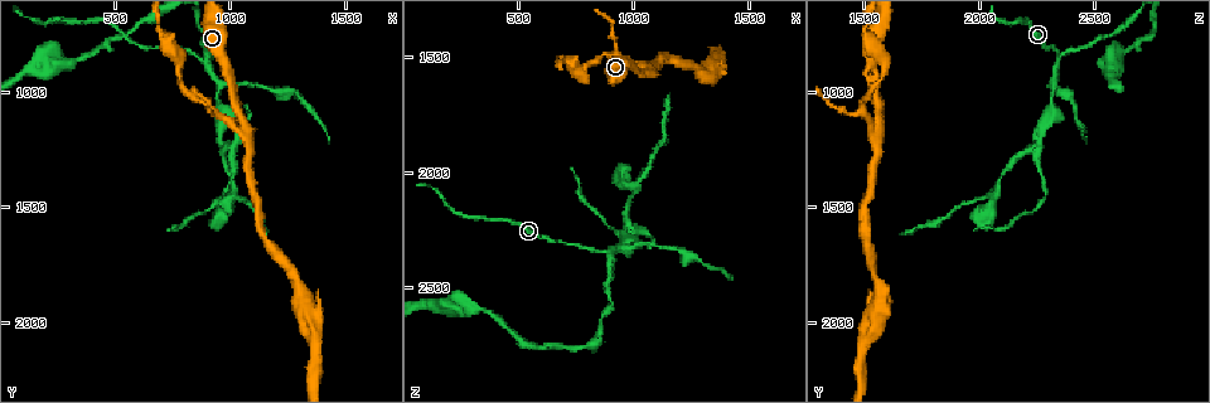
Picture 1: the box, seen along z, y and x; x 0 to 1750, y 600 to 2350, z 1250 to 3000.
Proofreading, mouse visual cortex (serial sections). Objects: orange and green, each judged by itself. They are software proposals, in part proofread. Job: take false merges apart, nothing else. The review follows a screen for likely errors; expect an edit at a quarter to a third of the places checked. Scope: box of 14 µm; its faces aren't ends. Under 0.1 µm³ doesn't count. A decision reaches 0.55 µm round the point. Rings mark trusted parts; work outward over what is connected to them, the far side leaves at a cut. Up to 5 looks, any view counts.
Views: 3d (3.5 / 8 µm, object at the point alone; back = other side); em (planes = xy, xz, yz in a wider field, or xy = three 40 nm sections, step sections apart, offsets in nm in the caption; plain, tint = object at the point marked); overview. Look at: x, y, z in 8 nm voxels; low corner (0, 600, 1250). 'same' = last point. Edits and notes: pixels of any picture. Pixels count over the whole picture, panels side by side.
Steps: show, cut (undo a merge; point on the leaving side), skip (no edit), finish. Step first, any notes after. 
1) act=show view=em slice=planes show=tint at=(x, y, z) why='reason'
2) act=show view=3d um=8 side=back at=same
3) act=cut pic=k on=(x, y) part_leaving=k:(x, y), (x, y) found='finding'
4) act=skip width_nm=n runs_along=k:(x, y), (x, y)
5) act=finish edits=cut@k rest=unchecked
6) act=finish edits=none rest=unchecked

act=show view=3d um=8 at=(880, 850, 2340) why='a fork'

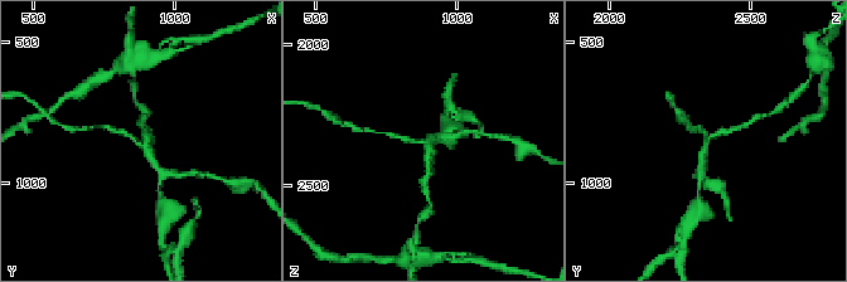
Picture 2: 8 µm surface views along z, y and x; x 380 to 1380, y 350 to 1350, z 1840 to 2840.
act=show view=3d um=3.5 at=(880, 860, 2340)

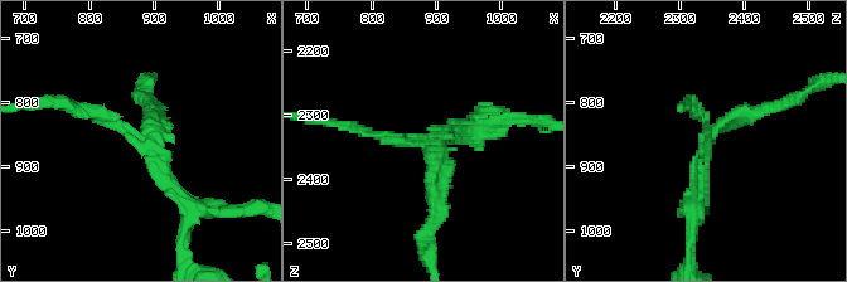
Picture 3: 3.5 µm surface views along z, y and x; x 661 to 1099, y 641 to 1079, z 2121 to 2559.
act=cut pic=3 on=(436, 183) arms=3 arm_widths_nm=150,150,200 part_leaving=3:(148, 145), (187, 203), (183, 257) found='a second cell is stuck on'

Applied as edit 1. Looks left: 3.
act=show view=3d um=3.5 at=(1040, 1110, 1560) why='three arms meet'

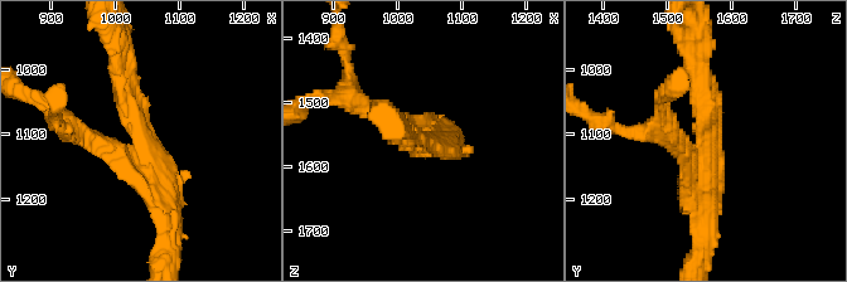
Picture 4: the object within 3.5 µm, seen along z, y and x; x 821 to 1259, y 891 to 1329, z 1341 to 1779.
act=show view=em slice=xy step=1 show=tint at=(1040, 1110, 1560) arms=3 arm_widths_nm=200,250,300 why='shape alone is not enough'

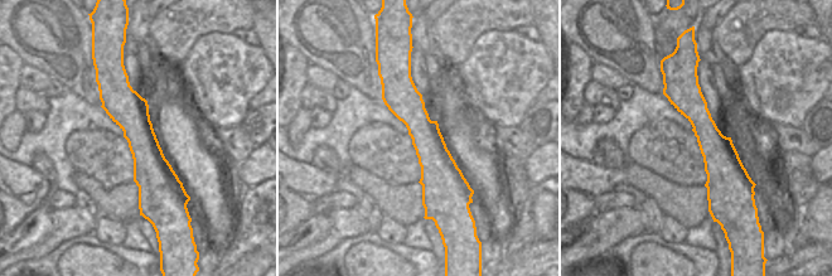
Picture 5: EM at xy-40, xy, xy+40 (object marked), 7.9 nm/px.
act=cut pic=4 on=(97, 149) part_leaving=4:(130, 150), (80, 135), (33, 96) found='two cells meet here'

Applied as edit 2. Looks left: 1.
act=finish edits=cut@3,cut@4 rest=unchecked

